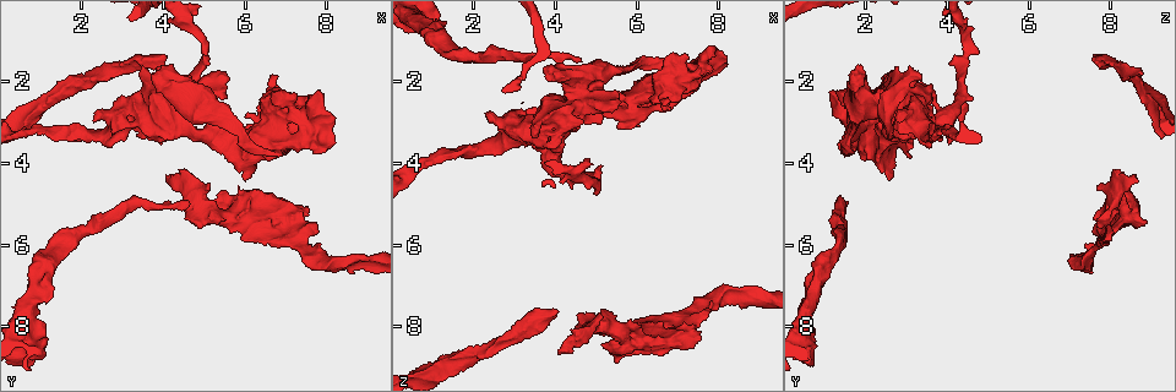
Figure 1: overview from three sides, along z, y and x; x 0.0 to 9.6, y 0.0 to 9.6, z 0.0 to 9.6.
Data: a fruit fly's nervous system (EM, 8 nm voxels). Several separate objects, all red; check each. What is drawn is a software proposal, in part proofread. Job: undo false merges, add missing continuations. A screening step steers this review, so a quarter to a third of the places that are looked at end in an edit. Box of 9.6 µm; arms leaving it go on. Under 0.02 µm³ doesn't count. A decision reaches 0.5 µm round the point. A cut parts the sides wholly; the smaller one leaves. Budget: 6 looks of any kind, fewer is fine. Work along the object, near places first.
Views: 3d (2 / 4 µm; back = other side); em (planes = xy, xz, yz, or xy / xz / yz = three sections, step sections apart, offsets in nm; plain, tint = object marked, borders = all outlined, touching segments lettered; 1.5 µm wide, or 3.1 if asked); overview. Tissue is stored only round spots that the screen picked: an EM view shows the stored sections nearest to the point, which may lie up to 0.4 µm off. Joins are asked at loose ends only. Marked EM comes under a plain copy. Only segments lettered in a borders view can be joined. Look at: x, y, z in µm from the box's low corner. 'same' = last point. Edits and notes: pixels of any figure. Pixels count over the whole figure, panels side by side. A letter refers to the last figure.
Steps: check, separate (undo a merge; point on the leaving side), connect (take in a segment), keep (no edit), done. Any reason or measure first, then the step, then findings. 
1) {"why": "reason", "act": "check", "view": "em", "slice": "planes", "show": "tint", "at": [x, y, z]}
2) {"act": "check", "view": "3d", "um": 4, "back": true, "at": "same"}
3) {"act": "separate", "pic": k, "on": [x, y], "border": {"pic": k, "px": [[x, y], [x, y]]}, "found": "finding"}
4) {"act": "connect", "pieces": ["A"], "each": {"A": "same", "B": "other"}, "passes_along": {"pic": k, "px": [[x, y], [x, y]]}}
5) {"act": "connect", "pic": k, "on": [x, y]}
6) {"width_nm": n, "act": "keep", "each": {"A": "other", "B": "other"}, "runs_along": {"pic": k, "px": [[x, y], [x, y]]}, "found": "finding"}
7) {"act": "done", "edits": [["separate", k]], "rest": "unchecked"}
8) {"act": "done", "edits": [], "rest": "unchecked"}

{"why": "stops while still wide", "act": "check", "view": "3d", "um": 4, "at": [6.70, 1.85, 2.55]}

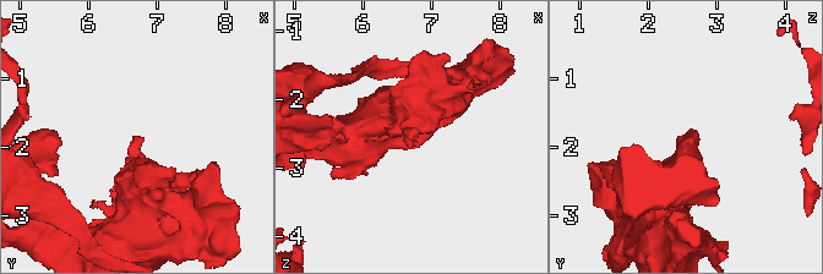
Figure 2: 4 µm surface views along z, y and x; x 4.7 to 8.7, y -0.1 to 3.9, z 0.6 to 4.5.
{"why": "now the EM", "act": "check", "view": "em", "slice": "planes", "show": "borders", "at": [6.60, 1.85, 2.55]}

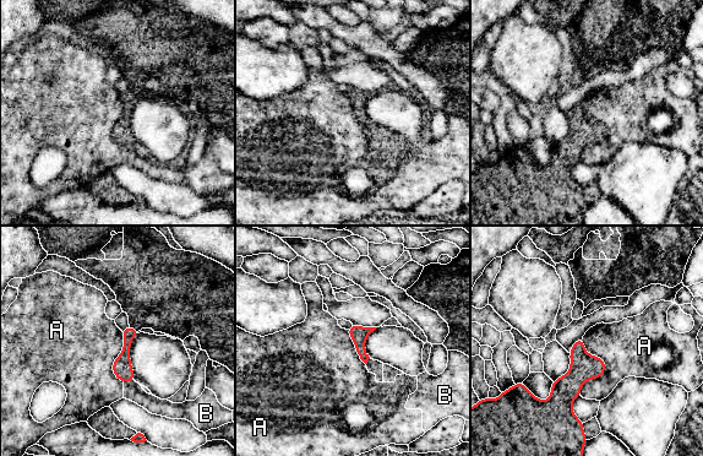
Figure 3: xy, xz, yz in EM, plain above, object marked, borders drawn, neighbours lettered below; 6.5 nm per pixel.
{"act": "keep", "each": {"A": "other", "B": "other"}, "runs_along": {"pic": 3, "px": [[131, 330], [125, 351], [126, 379]]}, "found": "none of them fits"}

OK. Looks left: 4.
{"why": "stops while still wide", "act": "check", "view": "em", "slice": "planes", "show": "borders", "at": [6.00, 4.35, 2.60]}

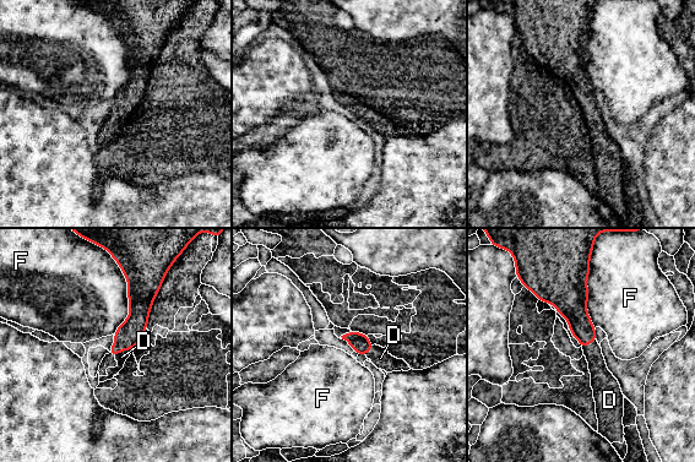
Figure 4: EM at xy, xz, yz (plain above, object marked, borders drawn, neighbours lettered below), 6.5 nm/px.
{"act": "connect", "pieces": ["D"], "each": {"D": "same", "F": "other"}, "passes_along": {"pic": 4, "px": [[128, 335], [124, 349], [121, 357]]}, "found": "the cell continues"}

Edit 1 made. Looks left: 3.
{"why": "redraw", "act": "check", "view": "overview"}

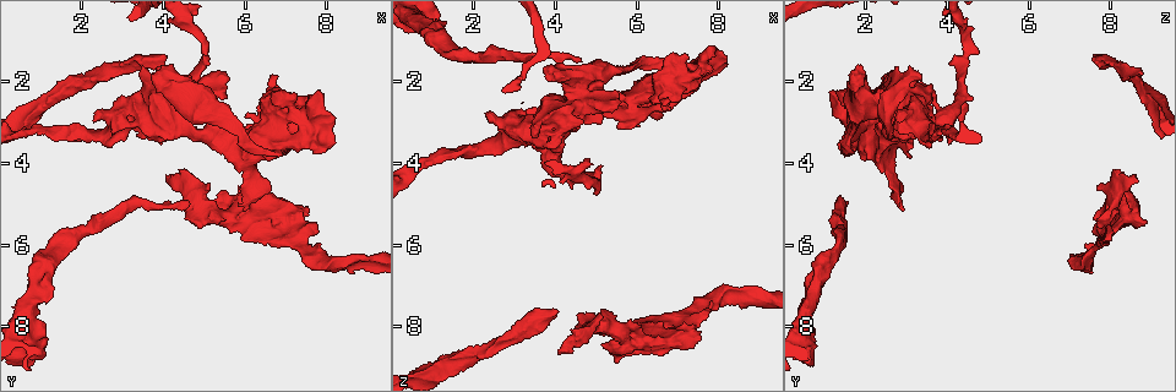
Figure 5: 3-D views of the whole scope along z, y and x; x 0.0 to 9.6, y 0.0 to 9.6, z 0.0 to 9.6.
{"why": "thick end", "act": "check", "view": "3d", "um": 4, "at": [4.50, 5.30, 7.80]}

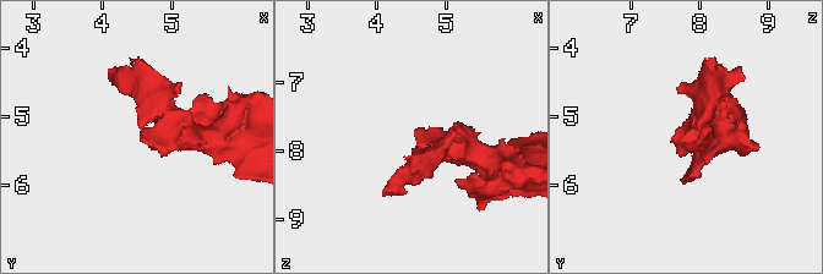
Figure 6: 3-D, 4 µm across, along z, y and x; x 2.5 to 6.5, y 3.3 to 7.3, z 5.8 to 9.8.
{"why": "shape alone is not enough", "act": "check", "view": "em", "slice": "planes", "show": "borders", "at": [4.50, 5.30, 7.75]}

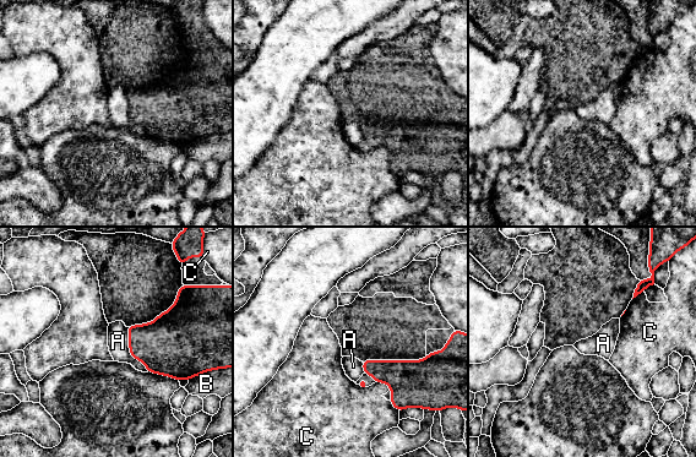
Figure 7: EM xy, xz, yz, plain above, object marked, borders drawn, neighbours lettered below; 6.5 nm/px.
{"longest_contact_nm": ["A", 320], "act": "keep", "each": {"A": "other", "B": "other", "C": "other"}, "found": "none of them fits"}

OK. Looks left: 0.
{"act": "done", "edits": [["connect", 4]], "rest": "unchecked"}

